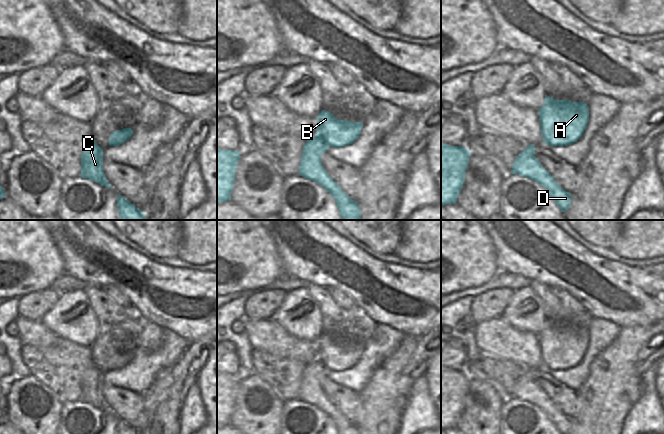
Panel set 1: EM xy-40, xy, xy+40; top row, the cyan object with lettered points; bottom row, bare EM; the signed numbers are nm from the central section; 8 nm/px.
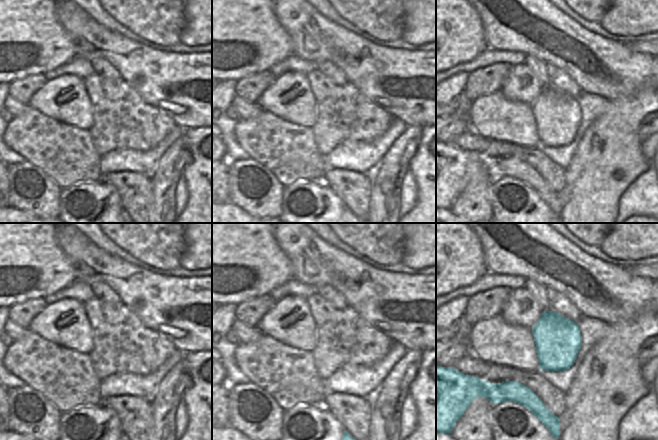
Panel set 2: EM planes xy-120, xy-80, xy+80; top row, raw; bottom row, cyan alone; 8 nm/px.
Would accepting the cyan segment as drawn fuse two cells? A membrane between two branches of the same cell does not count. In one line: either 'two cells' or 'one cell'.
one cell

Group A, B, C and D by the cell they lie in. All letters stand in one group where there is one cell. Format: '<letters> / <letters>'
A B C D

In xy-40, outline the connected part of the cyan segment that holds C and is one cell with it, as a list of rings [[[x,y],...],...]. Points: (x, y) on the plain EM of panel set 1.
[[[93,364],[88,366],[81,379],[81,401],[111,412],[103,395],[103,373]]]

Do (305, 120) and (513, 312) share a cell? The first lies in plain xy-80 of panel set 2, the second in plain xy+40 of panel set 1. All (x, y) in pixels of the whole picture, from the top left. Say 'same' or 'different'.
same

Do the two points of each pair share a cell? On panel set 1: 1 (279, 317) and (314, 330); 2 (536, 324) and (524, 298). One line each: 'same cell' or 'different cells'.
1: same cell
2: same cell

